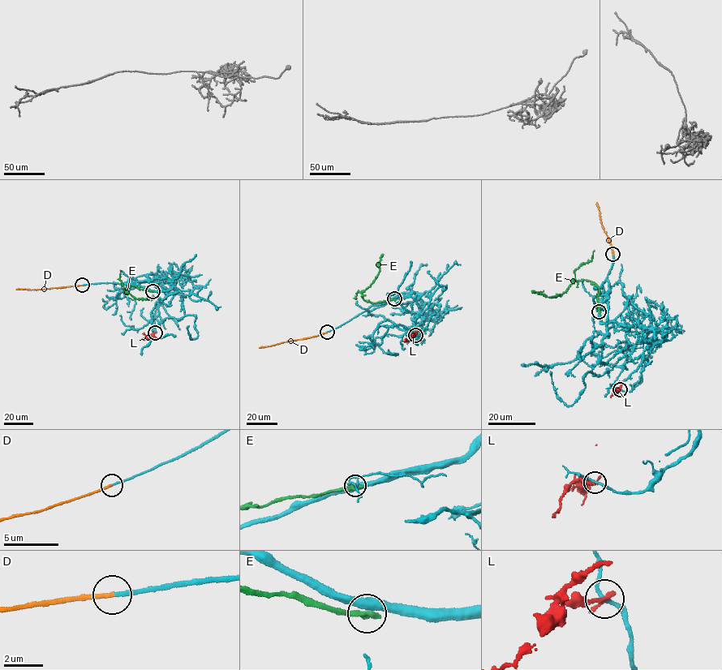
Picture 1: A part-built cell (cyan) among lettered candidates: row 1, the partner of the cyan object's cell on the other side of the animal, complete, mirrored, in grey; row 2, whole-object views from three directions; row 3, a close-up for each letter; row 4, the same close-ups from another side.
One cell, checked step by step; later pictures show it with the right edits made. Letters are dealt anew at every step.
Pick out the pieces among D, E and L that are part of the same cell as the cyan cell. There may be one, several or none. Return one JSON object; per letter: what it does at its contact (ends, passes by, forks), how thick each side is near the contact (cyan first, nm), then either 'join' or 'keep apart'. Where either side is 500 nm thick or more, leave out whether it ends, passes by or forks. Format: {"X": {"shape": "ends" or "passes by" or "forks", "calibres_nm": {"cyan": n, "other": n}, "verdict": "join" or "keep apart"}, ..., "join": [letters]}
{"D": {"shape": "ends", "calibres_nm": {"cyan": 190, "other": 220}, "verdict": "join"}, "E": {"shape": "ends", "calibres_nm": {"cyan": 480, "other": 360}, "verdict": "keep apart"}, "L": {"shape": "ends", "calibres_nm": {"cyan": 170, "other": 300}, "verdict": "keep apart"}, "join": ["D"]}

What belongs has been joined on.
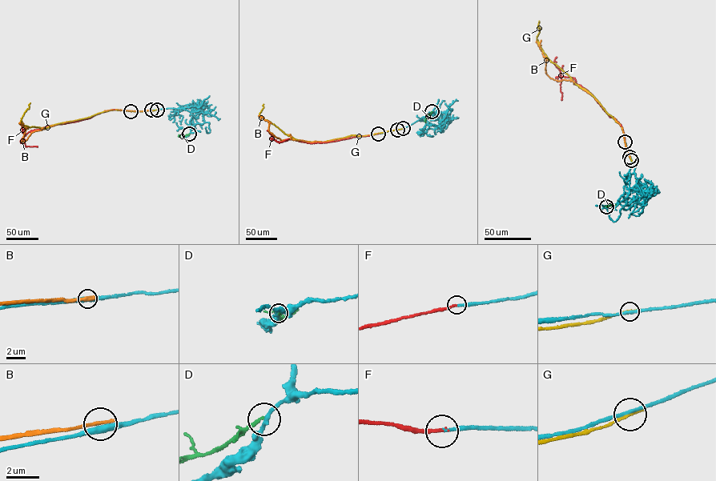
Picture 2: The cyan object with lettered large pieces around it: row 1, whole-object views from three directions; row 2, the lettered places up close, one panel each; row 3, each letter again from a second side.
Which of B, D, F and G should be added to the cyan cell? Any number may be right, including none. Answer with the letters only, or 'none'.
F

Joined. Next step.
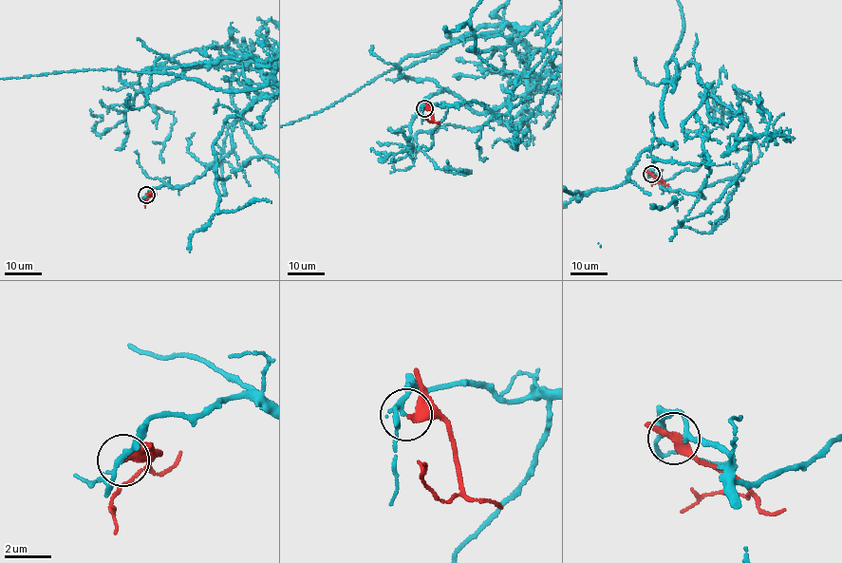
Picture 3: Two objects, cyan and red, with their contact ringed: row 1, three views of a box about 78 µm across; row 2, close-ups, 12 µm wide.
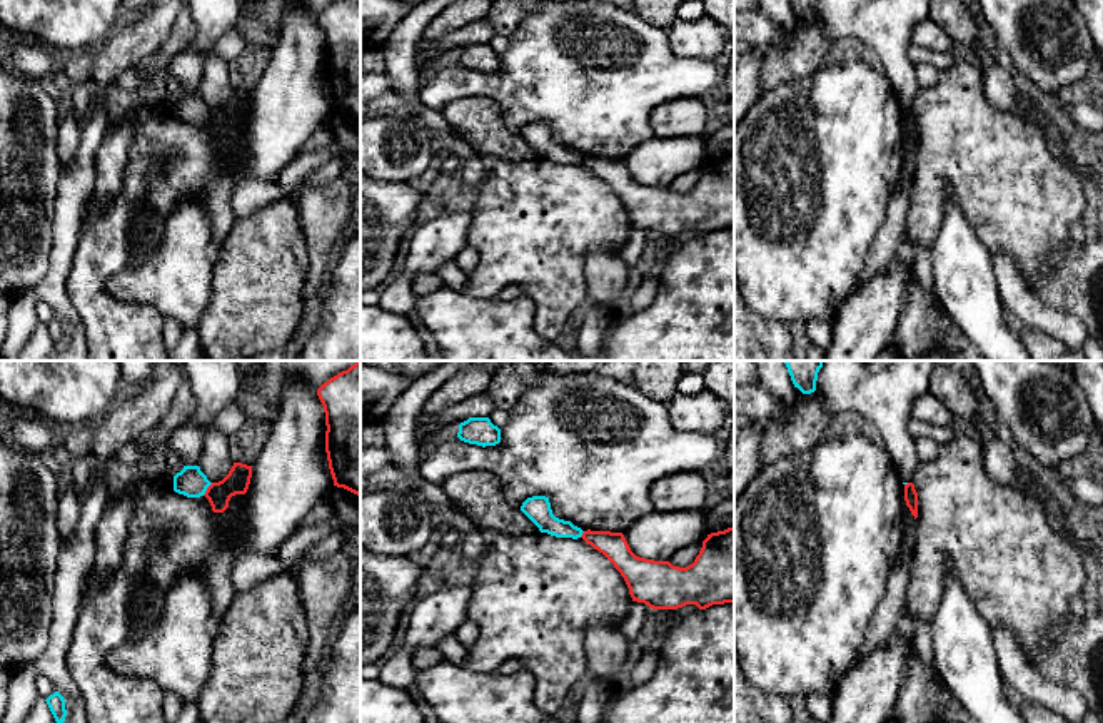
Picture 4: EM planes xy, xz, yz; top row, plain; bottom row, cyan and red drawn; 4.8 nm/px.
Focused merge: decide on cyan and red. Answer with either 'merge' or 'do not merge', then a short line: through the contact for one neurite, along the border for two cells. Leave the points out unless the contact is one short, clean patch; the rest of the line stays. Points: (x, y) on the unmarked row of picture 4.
do not merge | xy (212, 109), (202, 121)

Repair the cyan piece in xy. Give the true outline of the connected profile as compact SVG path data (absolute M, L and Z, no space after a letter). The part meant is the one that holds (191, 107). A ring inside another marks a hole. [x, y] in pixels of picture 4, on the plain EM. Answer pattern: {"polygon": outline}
{"polygon": "M184 92L184 95L174 102L174 117L187 124L204 122L210 110L199 92Z"}

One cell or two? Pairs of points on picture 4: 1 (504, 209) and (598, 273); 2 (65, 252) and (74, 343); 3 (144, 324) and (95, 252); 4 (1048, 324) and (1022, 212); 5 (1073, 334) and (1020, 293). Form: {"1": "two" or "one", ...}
{"1": "two", "2": "one", "3": "one", "4": "two", "5": "one"}

